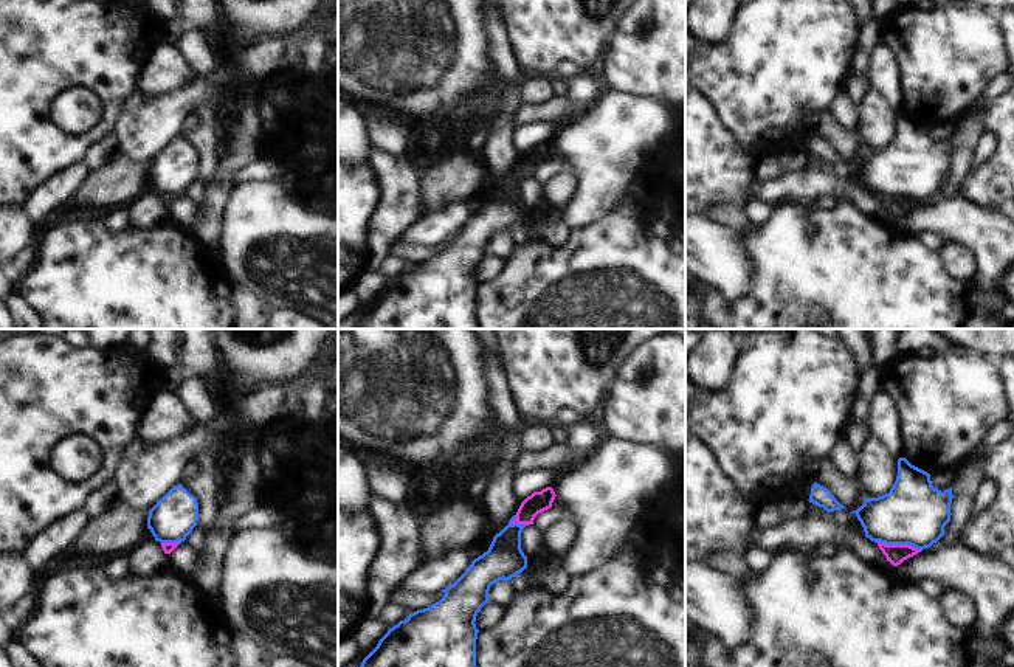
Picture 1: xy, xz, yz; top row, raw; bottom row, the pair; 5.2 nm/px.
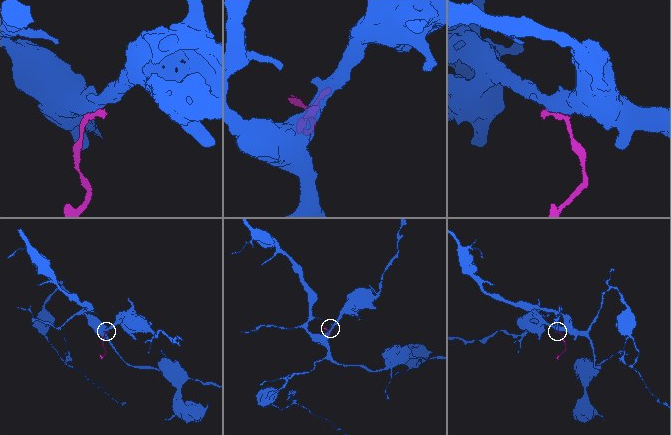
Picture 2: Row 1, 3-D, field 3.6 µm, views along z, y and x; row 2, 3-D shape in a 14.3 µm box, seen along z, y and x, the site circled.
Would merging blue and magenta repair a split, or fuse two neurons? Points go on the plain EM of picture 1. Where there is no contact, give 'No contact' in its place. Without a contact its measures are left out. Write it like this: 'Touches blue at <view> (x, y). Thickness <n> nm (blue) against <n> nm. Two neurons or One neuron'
Touches blue at yz (898, 196). Thickness 340 nm (blue) against 100 nm. Two neurons.

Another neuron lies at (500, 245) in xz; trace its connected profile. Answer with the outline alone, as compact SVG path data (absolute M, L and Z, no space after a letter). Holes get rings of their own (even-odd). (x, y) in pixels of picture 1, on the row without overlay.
M499 233L490 239L488 256L495 256L501 261L507 261L513 253L515 247L512 245L510 233Z

